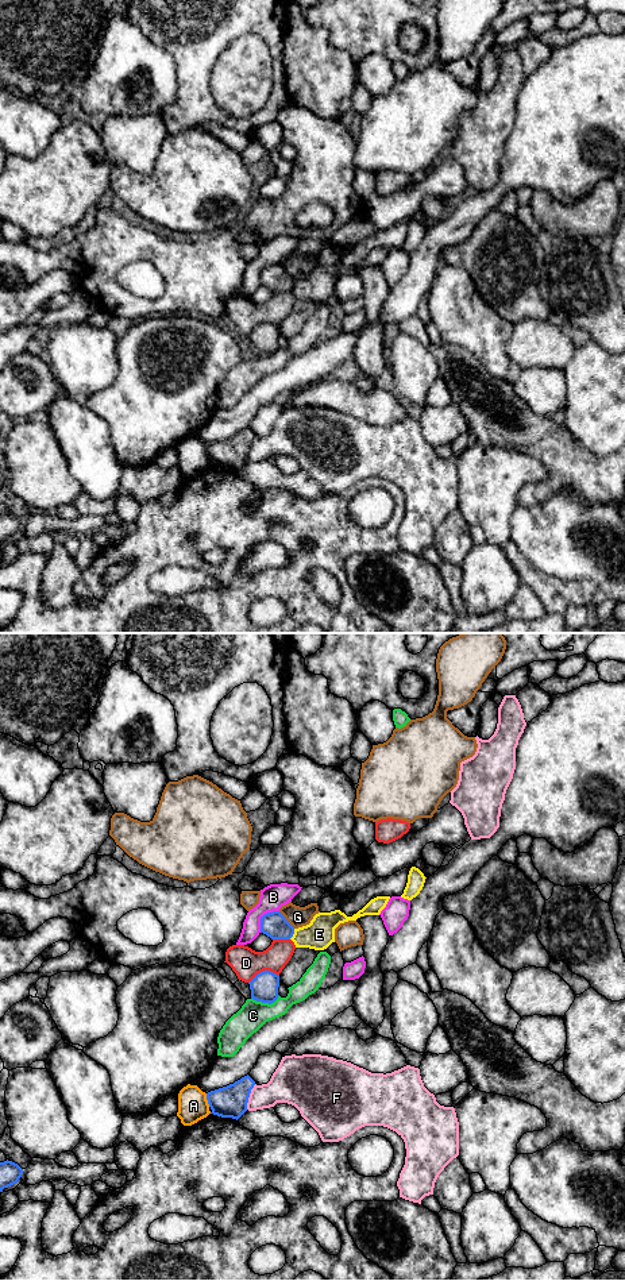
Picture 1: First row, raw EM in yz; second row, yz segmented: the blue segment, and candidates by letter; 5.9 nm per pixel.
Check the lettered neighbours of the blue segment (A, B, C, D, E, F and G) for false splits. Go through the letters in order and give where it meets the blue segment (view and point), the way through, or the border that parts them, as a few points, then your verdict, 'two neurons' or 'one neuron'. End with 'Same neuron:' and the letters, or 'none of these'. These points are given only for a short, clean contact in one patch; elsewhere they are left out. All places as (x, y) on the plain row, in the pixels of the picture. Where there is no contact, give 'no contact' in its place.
A: meets blue in yz at (207, 451); two neurons
B: meets blue in yz at (262, 269); two neurons
C: meets blue in yz at (265, 354); two neurons
D: meets blue in yz at (263, 323); two neurons
E: meets blue in yz at (293, 285); border along yz (294, 281), (289, 290); two neurons
F: meets blue in yz at (249, 448); two neurons
G: meets blue in yz at (285, 271); two neurons
Same neuron: none of these

